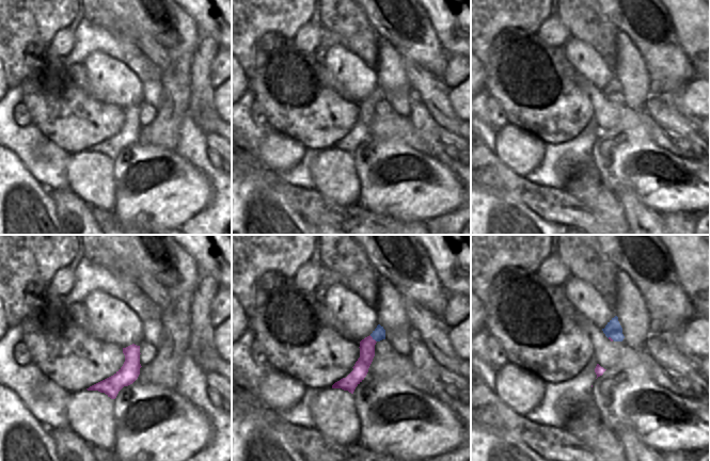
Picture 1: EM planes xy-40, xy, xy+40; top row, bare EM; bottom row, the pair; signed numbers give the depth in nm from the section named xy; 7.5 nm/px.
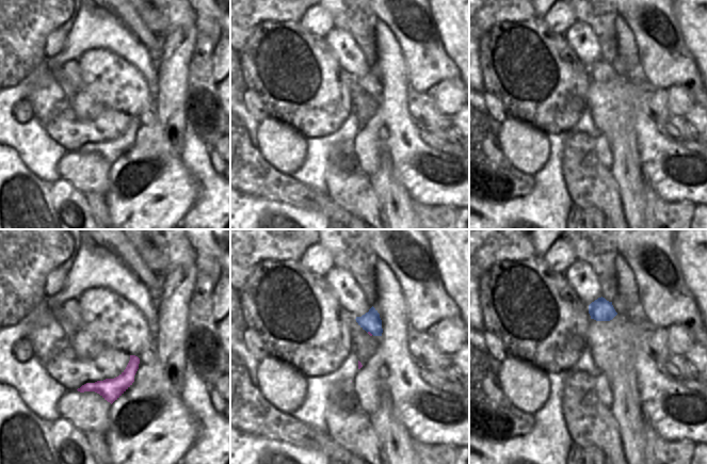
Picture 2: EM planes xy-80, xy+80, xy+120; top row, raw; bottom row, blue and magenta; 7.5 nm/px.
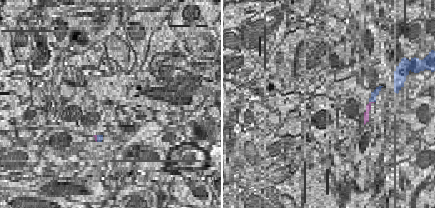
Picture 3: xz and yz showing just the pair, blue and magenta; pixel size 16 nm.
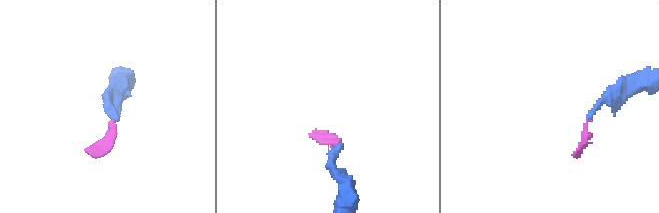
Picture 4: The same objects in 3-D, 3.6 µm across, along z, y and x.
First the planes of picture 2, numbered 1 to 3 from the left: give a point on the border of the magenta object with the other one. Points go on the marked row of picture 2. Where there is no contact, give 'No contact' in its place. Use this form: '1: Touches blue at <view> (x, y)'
1: No contact
2: Touches blue at xy+80 (370, 332)
3: No contact

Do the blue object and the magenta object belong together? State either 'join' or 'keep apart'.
keep apart

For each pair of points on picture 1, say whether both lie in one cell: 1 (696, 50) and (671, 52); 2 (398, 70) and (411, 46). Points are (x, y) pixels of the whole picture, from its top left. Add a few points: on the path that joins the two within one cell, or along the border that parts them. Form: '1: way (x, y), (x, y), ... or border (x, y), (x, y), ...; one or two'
1: border (674, 29), (679, 45), (696, 73); two
2: border (382, 37), (385, 37), (401, 53); two

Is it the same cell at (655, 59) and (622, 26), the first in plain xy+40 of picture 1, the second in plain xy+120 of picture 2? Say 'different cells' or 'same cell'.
different cells

